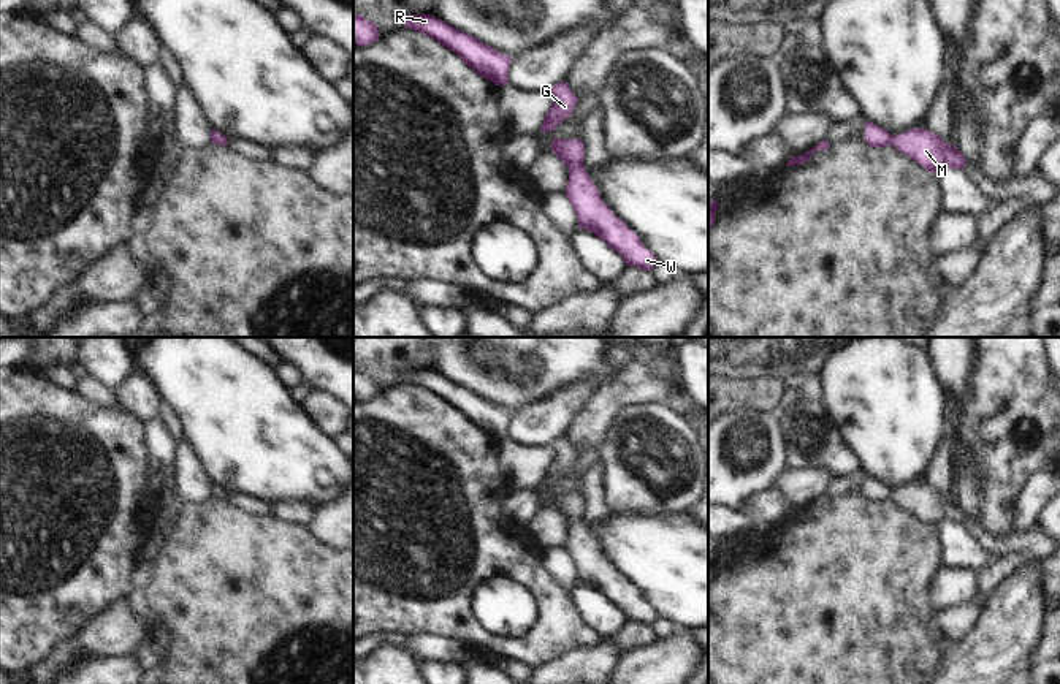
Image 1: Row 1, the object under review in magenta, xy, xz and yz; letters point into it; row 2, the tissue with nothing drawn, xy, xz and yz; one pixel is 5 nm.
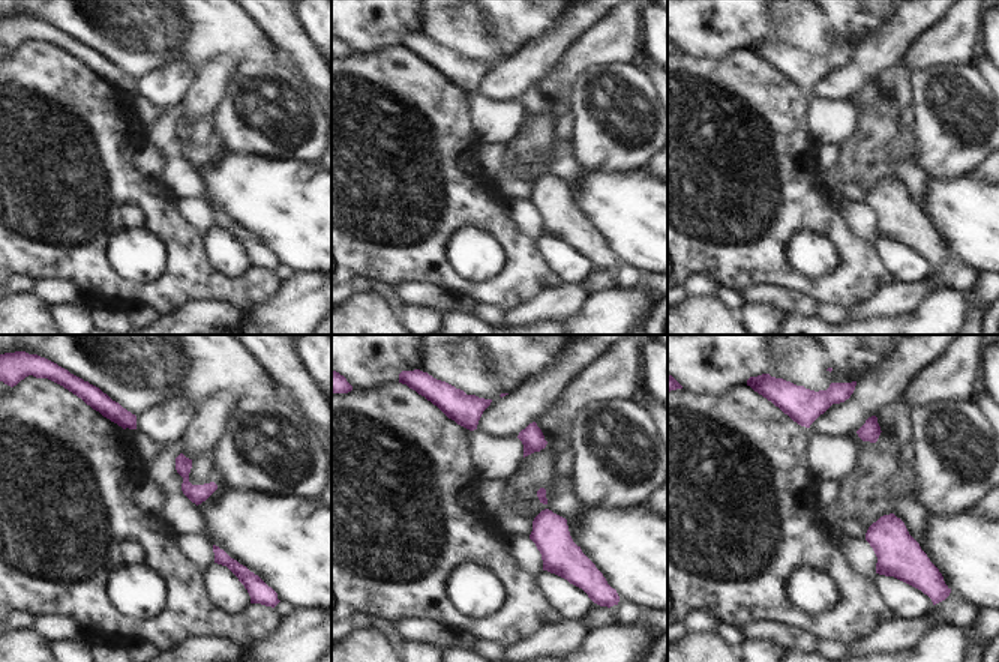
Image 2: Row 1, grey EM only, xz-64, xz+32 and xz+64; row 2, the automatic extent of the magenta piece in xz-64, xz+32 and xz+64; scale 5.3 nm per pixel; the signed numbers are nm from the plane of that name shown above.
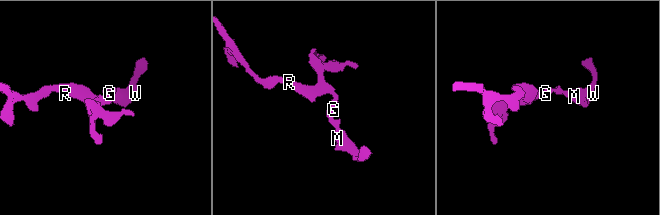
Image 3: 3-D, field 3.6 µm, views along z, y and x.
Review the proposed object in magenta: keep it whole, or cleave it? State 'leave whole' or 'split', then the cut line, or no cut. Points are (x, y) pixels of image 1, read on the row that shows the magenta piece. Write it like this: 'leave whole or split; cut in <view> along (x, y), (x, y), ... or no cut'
leave whole; no cut

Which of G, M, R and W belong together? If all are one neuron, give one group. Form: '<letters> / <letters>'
G M R W

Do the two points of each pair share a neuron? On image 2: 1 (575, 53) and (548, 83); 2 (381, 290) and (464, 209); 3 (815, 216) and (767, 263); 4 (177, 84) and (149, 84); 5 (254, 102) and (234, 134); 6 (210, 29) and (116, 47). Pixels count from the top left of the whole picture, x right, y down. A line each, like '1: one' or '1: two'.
1: one
2: two
3: one
4: one
5: one
6: one

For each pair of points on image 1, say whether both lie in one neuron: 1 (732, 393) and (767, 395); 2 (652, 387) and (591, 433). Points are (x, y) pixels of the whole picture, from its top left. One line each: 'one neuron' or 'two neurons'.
1: one neuron
2: one neuron

